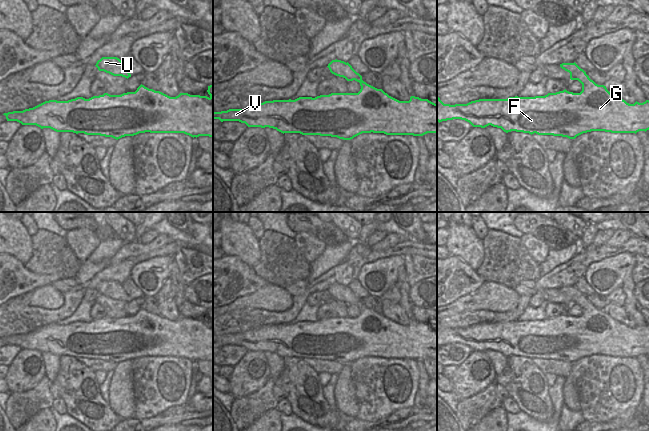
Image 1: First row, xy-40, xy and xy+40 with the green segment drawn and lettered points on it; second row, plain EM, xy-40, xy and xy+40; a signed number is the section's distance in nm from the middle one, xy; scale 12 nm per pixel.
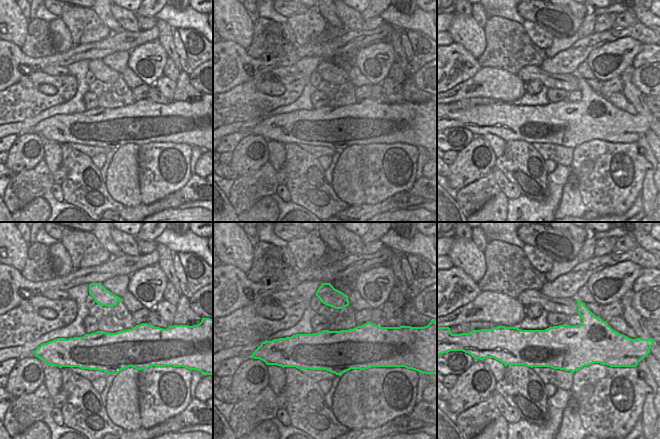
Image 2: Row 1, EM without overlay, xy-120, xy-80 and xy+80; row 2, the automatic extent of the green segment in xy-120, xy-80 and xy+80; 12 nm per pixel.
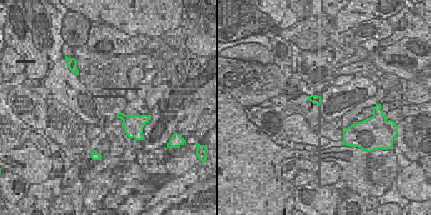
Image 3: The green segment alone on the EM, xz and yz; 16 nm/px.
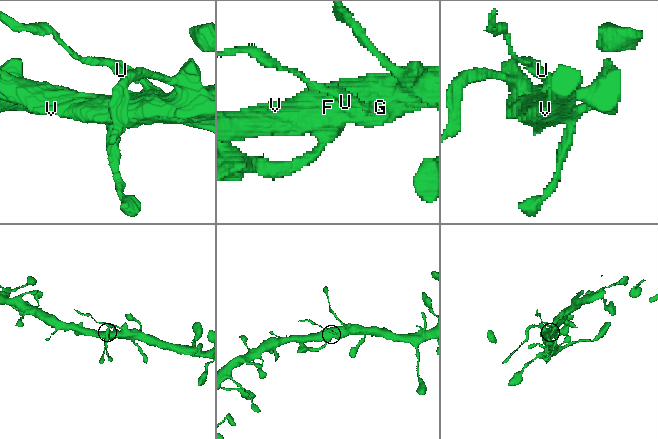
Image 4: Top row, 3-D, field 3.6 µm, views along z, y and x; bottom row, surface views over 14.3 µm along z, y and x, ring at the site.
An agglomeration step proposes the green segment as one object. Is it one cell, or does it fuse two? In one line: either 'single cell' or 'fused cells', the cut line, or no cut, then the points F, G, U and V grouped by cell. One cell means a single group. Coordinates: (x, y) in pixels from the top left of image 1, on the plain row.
fused cells | xy+40 (587, 299), (587, 302), (581, 307) | F G V / U

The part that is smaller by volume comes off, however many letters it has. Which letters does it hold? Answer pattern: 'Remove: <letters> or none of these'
Remove: U.

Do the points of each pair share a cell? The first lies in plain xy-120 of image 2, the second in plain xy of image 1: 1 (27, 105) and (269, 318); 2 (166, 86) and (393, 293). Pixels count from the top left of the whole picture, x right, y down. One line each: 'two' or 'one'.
1: one
2: two

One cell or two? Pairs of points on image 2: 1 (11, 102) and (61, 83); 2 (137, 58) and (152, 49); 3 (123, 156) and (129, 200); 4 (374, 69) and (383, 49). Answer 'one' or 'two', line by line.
1: one
2: one
3: one
4: one

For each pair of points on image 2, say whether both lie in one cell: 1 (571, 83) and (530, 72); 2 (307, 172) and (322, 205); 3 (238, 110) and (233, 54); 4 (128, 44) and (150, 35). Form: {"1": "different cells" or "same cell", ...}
{"1": "same cell", "2": "same cell", "3": "different cells", "4": "same cell"}

